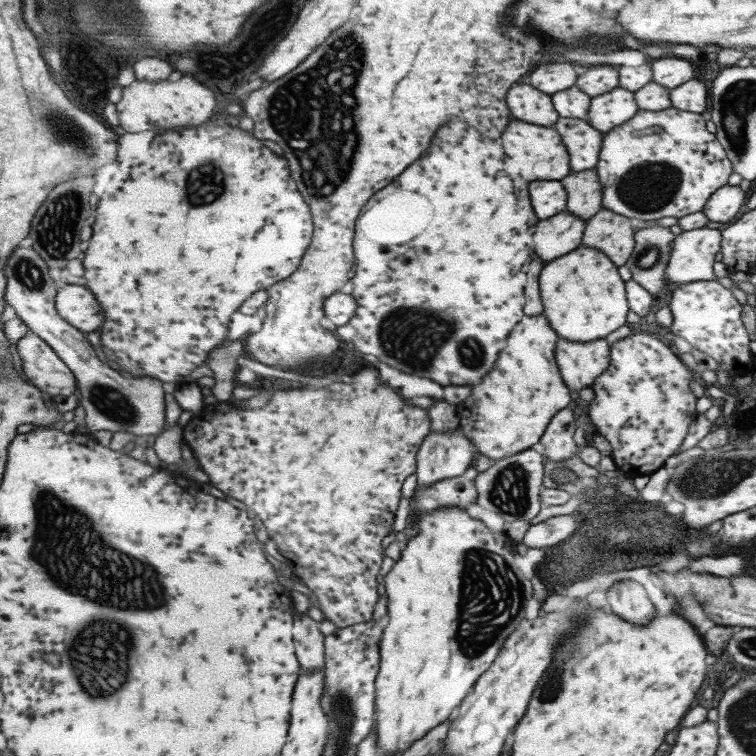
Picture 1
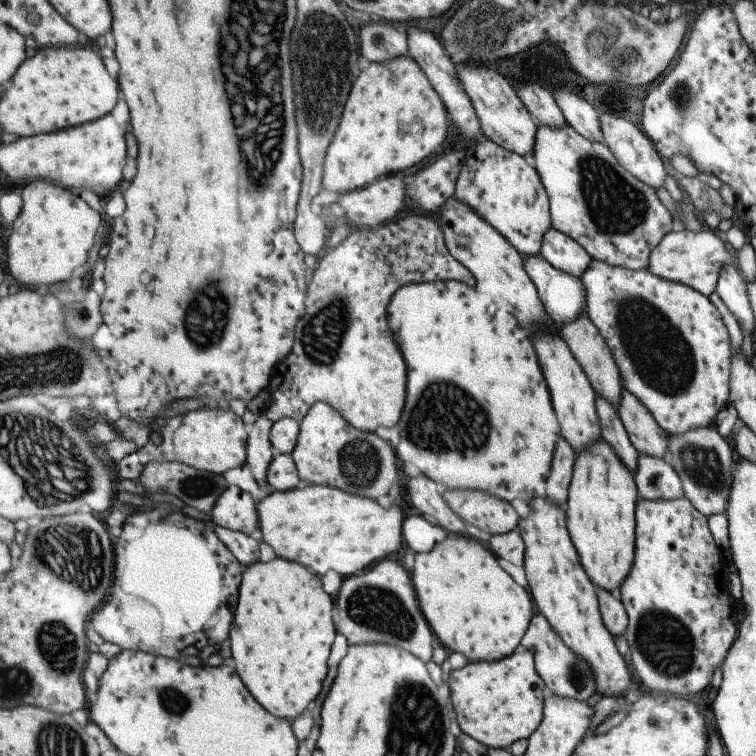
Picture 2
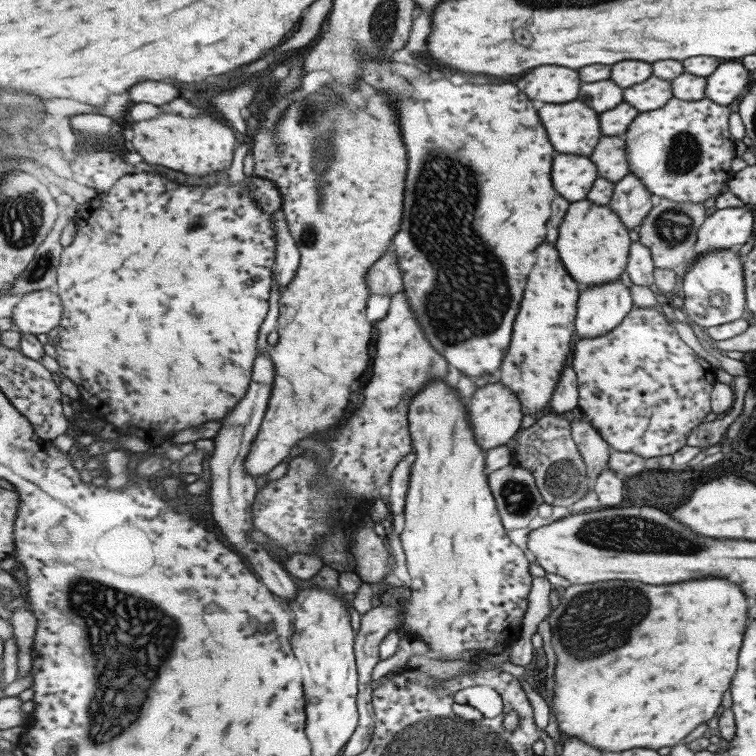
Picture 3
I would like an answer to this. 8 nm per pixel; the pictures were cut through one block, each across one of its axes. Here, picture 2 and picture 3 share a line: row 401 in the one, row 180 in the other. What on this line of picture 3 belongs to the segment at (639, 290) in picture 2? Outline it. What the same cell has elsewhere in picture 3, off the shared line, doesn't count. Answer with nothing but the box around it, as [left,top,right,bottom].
[625,97,735,202]

